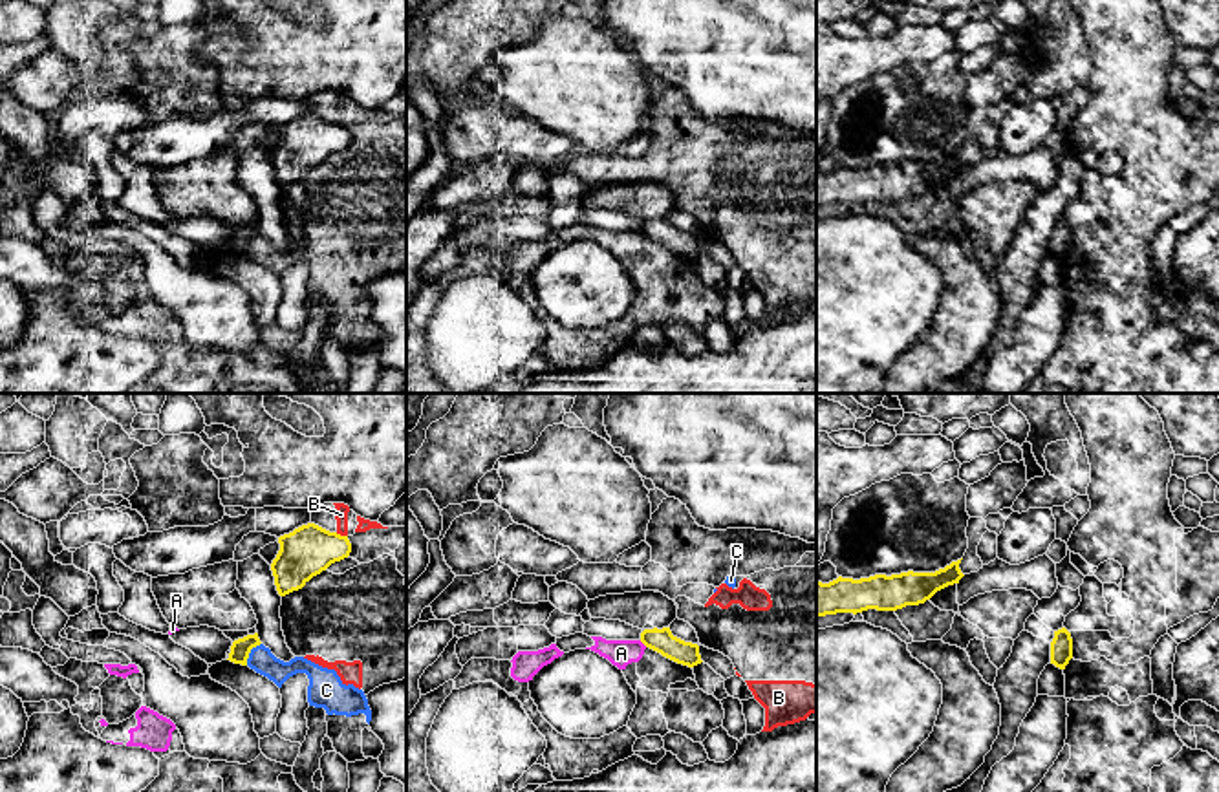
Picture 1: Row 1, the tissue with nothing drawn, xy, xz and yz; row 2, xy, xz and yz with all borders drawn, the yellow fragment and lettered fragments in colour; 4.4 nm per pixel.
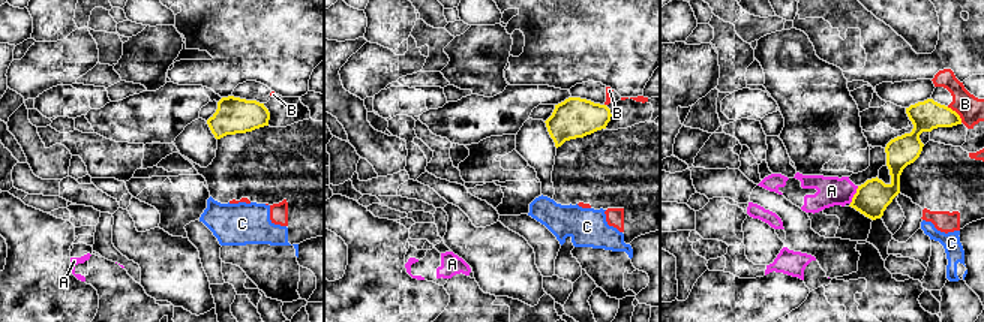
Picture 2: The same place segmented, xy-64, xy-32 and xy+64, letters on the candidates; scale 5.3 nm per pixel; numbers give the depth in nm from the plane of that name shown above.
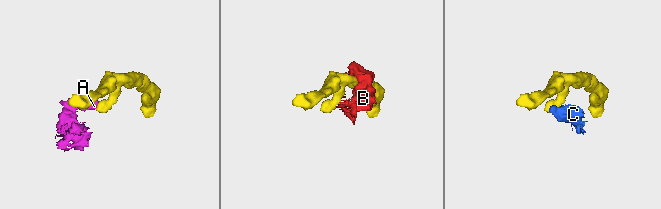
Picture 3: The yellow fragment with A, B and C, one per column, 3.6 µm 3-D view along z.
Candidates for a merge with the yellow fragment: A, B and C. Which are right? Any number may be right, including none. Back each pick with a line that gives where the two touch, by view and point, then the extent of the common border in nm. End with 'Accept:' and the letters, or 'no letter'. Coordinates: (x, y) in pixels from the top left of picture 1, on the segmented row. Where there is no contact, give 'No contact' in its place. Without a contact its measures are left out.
Accept: no letter

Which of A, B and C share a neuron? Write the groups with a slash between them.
A / B C

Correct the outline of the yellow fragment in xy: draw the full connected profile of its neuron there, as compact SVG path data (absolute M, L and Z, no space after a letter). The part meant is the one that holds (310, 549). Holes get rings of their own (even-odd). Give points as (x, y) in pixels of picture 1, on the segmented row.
M315 523L280 536L278 543L280 551L271 571L280 596L302 589L313 576L351 552L348 536L329 532Z

